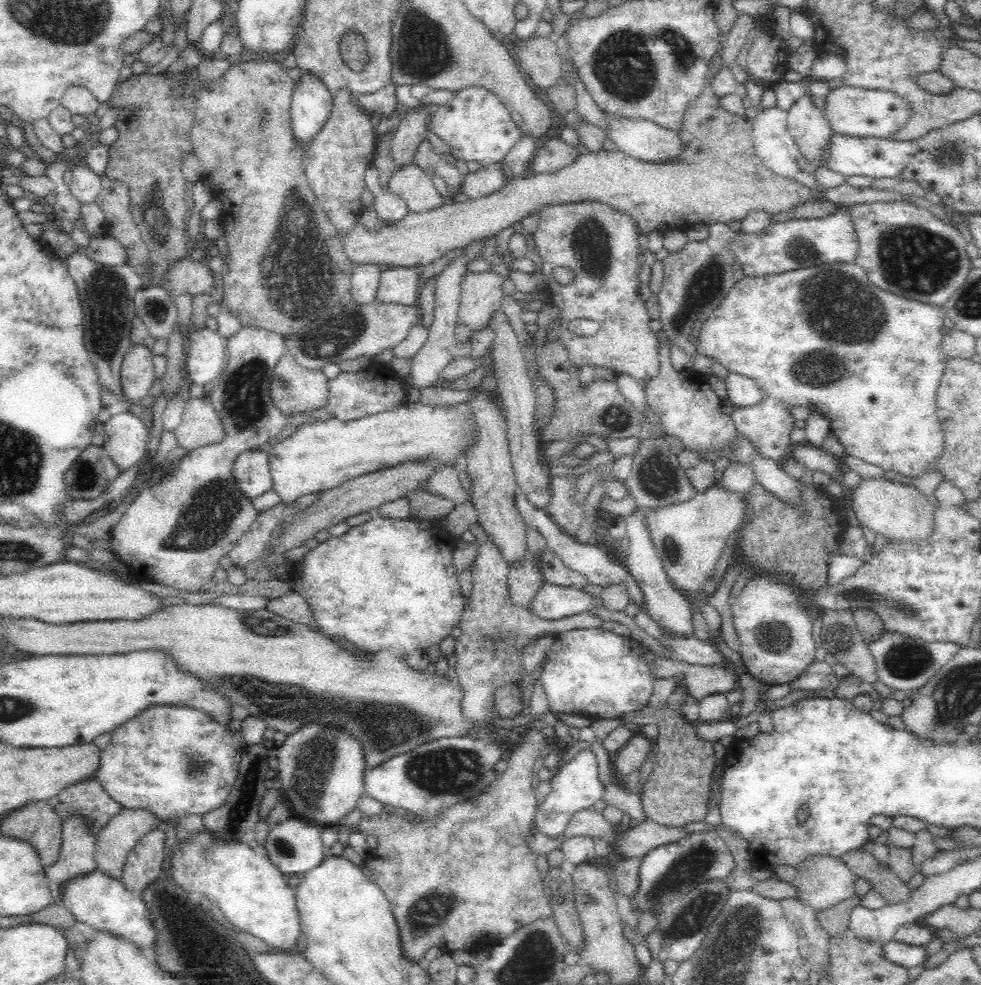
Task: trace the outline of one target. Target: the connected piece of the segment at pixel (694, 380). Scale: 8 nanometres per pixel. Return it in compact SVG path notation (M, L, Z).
M660 343L659 367L655 377L643 382L643 393L649 410L666 435L678 438L684 448L701 454L710 447L716 449L736 431L733 421L720 412L721 399L711 390L707 377L696 370L679 370L672 366L668 344Z

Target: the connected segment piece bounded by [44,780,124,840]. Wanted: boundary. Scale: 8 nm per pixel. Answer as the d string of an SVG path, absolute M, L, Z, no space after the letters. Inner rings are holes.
M97 780L68 786L44 801L58 815L61 824L77 818L86 833L96 839L124 805L113 799Z

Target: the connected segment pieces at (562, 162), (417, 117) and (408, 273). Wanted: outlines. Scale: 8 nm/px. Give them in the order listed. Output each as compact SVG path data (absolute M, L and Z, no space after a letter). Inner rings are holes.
M556 138L546 142L532 162L530 172L554 172L560 167L570 164L580 156L580 148L564 138Z
M427 109L419 112L409 112L400 124L400 129L388 140L388 159L391 171L398 172L400 168L414 164L422 142L426 141Z
M384 267L379 278L375 298L379 301L413 305L420 291L420 268Z

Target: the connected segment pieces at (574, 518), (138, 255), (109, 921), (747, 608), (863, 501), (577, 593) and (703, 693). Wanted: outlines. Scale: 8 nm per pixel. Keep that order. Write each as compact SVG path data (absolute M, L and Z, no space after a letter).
M551 478L552 493L554 498L546 510L555 519L564 532L575 536L582 522L582 506L574 504L570 498L570 488L574 486L574 478Z
M106 174L102 175L100 180L101 191L95 202L105 213L105 221L108 223L106 232L116 236L116 239L126 247L130 259L128 264L134 266L138 273L146 275L141 262L147 255L147 250L133 220L130 187Z
M94 872L86 878L72 882L66 890L64 903L72 909L72 913L80 922L87 924L97 932L104 931L136 947L136 950L144 953L147 957L155 956L158 933L154 928L148 905L141 895L128 892L119 880L110 878L107 874Z
M765 577L751 579L743 592L732 598L740 656L748 672L769 686L790 684L814 662L817 648L813 643L812 622L797 601L795 588Z
M878 475L862 477L854 488L846 491L845 501L856 514L862 527L872 528L885 538L918 539L929 531L933 510L929 505L929 499L917 492L913 486Z
M544 582L527 602L525 610L538 619L558 621L584 613L592 605L598 606L597 600L582 590Z
M684 664L684 688L696 699L702 700L712 694L722 694L737 688L733 674L715 666Z

